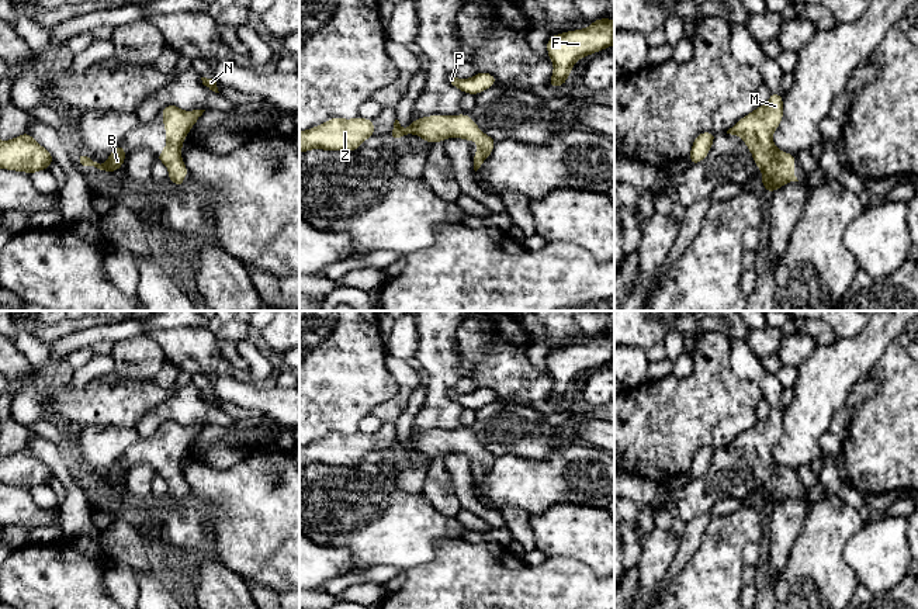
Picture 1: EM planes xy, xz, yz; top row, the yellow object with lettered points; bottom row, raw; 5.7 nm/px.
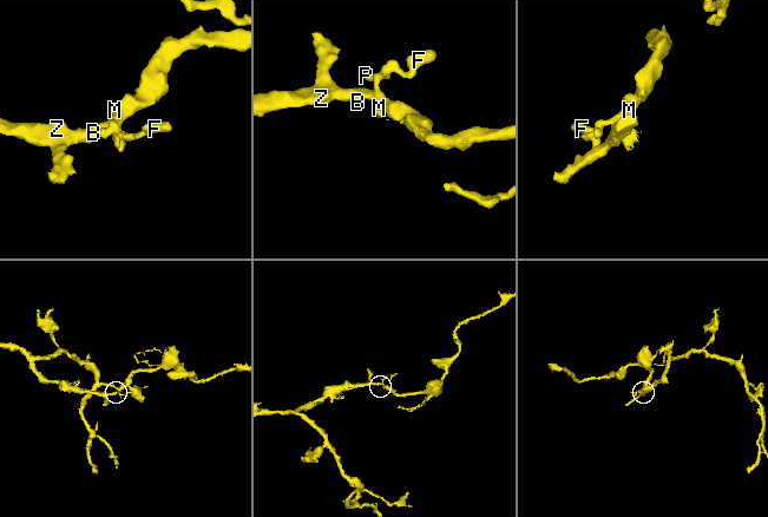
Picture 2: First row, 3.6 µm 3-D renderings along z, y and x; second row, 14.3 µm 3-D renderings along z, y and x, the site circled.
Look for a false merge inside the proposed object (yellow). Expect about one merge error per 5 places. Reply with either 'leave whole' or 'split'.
leave whole

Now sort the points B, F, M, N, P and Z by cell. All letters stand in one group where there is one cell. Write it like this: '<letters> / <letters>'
B F M N P Z

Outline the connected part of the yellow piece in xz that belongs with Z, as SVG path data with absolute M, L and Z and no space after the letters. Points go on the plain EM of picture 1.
M335 432L308 446L299 446L299 467L311 464L353 467L373 450L374 435Z

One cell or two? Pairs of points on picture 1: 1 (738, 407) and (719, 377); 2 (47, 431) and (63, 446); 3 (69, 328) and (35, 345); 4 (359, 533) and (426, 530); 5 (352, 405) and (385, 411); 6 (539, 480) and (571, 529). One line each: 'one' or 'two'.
1: one
2: one
3: two
4: one
5: two
6: two

